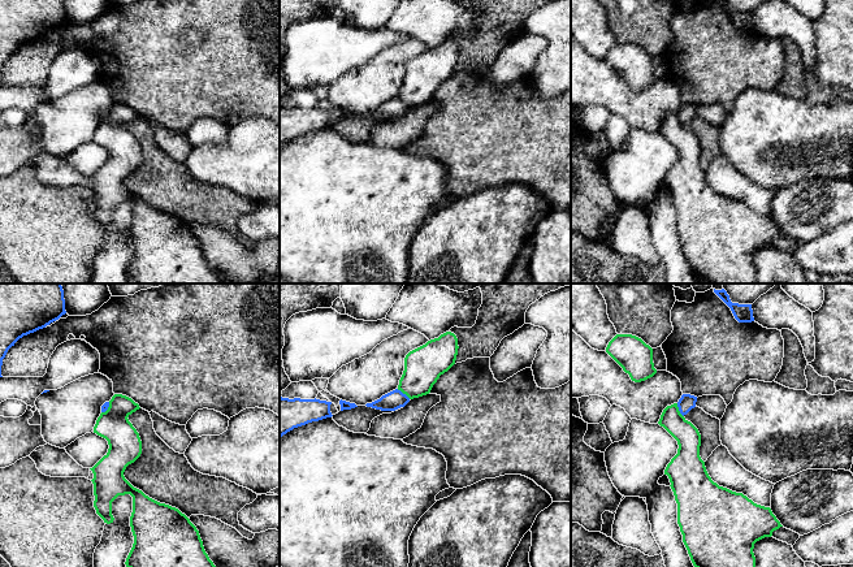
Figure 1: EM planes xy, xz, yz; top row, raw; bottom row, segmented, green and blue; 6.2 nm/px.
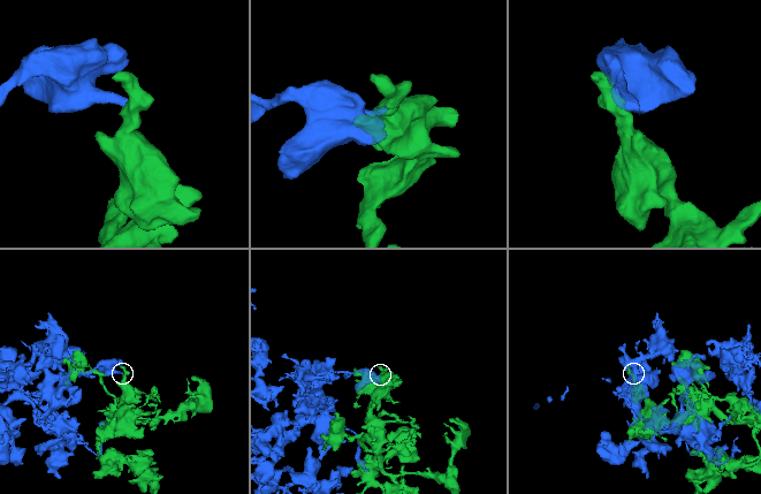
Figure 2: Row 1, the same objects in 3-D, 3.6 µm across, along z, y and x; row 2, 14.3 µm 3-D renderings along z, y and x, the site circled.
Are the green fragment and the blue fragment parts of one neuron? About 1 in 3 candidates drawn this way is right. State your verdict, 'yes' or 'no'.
yes

